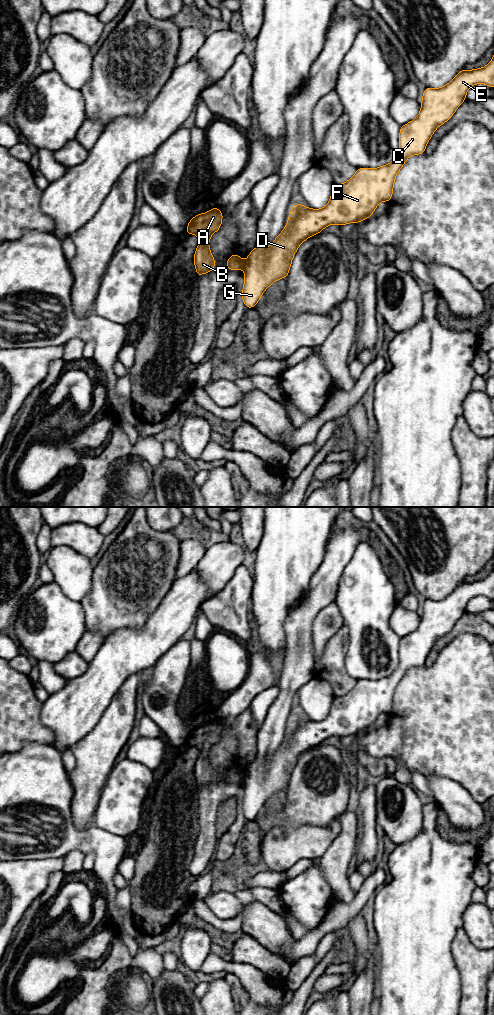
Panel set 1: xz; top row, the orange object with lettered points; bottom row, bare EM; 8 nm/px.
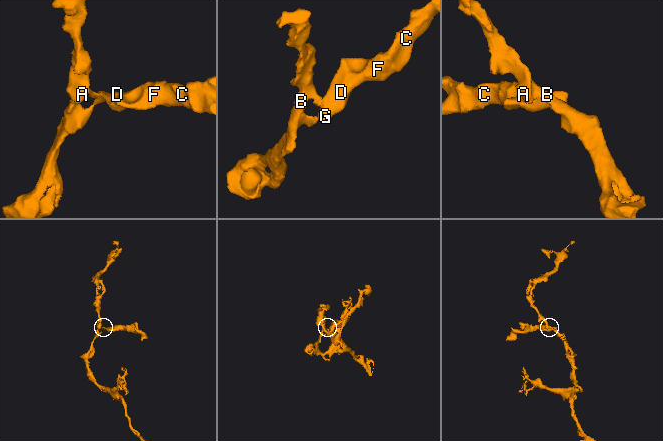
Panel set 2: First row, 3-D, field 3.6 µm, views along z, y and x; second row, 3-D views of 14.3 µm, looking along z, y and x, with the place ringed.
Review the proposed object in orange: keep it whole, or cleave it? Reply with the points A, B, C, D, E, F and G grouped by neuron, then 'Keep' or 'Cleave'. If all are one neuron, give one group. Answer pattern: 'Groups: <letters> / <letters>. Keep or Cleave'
Groups: A B / C D E F G. Cleave

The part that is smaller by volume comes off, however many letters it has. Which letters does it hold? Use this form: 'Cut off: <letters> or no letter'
Cut off: C, D, E, F, G

